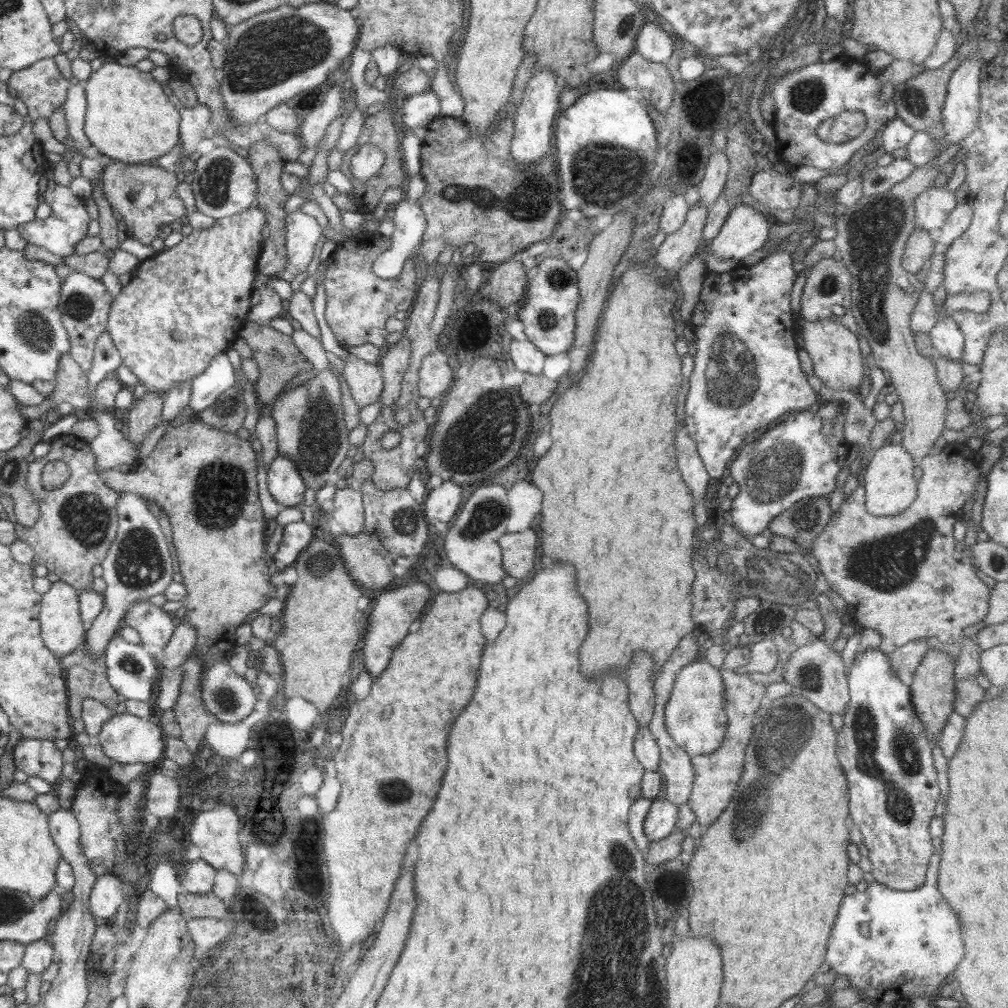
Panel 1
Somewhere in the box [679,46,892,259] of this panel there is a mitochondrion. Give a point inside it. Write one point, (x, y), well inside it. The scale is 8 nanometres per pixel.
(806, 96)

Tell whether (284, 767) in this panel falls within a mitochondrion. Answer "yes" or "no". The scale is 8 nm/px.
no

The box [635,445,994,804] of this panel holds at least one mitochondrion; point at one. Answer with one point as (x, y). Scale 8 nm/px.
(880, 564)

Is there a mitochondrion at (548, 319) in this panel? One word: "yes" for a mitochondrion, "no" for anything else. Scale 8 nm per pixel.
yes

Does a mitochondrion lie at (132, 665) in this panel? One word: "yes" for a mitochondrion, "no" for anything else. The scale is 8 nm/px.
yes

